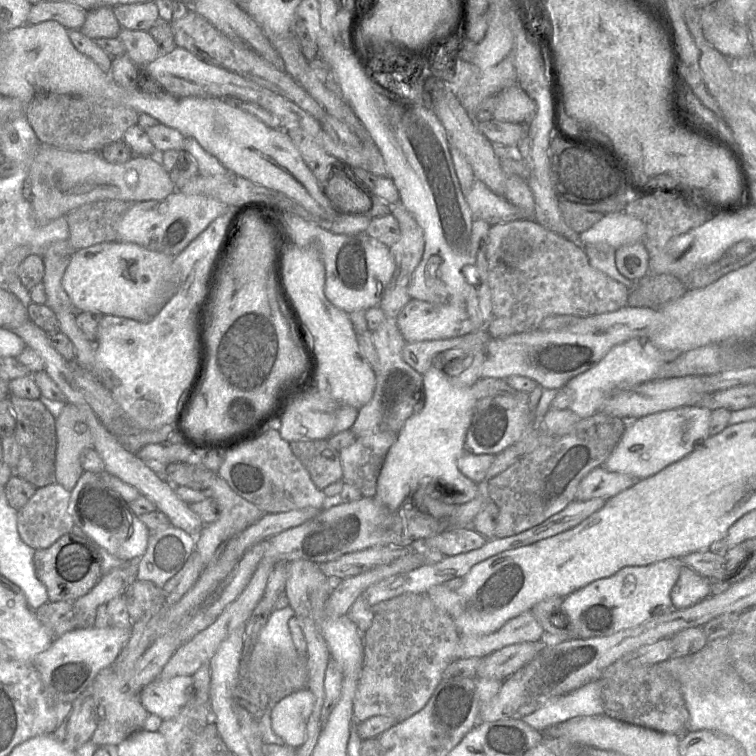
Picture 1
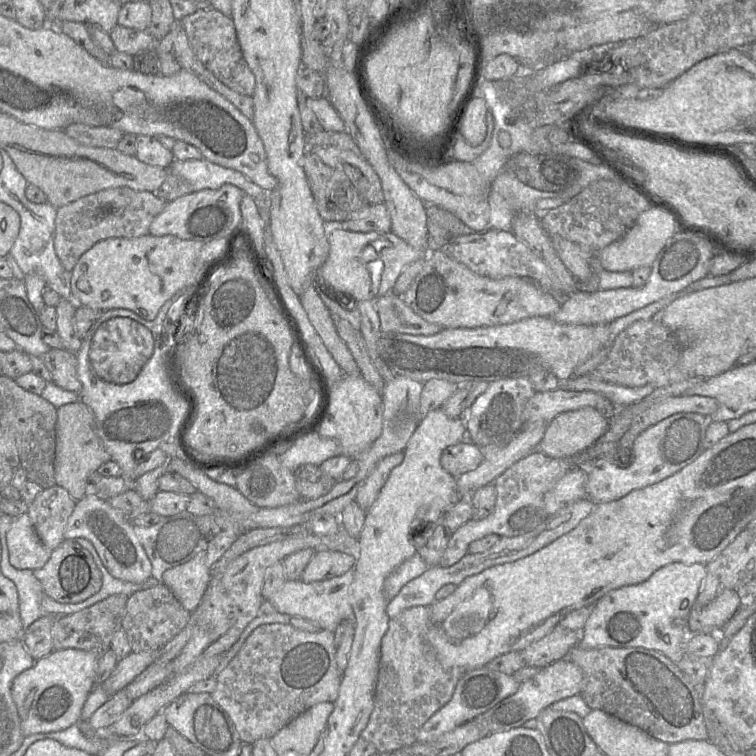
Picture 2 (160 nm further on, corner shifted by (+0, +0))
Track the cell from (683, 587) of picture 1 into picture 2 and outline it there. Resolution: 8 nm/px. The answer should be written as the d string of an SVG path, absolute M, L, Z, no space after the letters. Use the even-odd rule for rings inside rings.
M726 589L702 608L690 610L687 620L689 635L706 633L718 636L718 631L730 620L740 607L736 590Z

